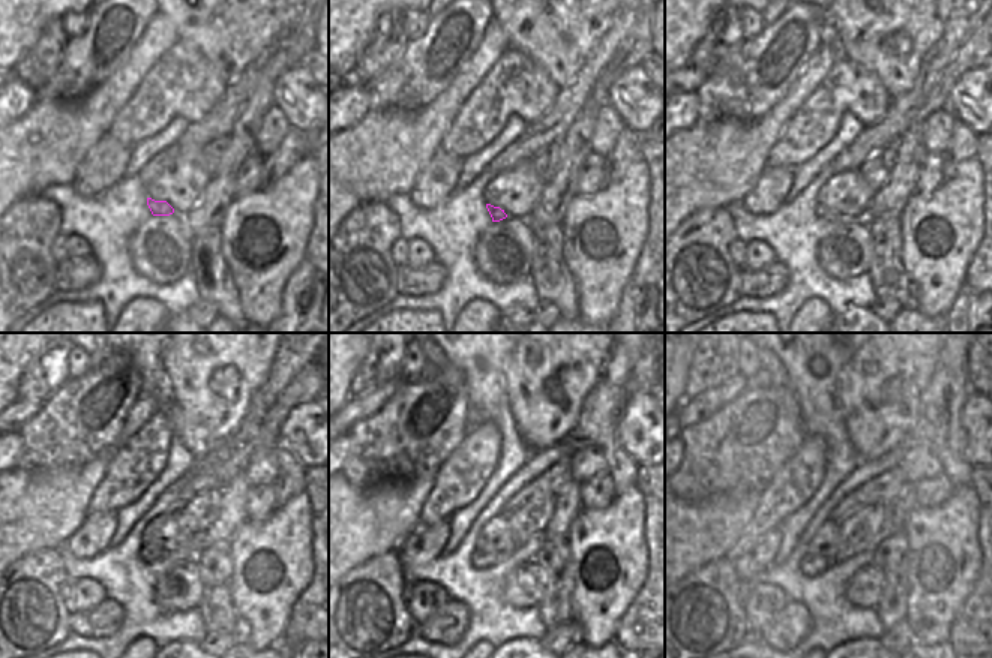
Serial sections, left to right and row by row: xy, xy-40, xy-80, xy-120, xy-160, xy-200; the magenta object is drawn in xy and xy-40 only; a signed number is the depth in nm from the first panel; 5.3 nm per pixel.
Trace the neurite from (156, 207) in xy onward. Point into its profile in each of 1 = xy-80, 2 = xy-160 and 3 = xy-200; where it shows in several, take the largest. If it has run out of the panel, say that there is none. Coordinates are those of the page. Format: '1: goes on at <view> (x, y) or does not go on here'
1: goes on at xy-80 (824, 213)
2: goes on at xy-160 (479, 559)
3: goes on at xy-200 (812, 565)

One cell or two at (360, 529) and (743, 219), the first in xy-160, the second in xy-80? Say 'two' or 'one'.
two

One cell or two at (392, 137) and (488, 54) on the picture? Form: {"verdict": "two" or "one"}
{"verdict": "one"}

